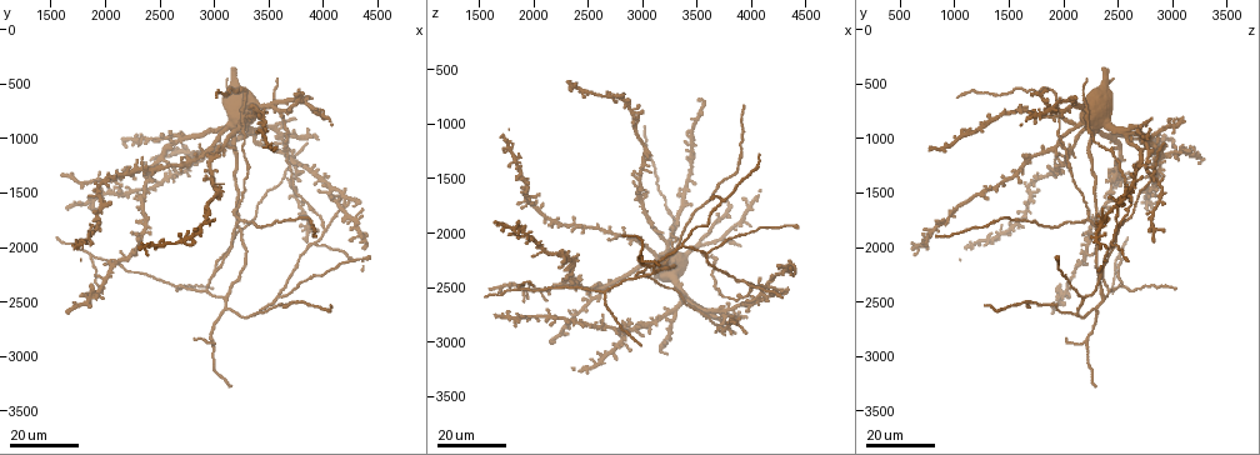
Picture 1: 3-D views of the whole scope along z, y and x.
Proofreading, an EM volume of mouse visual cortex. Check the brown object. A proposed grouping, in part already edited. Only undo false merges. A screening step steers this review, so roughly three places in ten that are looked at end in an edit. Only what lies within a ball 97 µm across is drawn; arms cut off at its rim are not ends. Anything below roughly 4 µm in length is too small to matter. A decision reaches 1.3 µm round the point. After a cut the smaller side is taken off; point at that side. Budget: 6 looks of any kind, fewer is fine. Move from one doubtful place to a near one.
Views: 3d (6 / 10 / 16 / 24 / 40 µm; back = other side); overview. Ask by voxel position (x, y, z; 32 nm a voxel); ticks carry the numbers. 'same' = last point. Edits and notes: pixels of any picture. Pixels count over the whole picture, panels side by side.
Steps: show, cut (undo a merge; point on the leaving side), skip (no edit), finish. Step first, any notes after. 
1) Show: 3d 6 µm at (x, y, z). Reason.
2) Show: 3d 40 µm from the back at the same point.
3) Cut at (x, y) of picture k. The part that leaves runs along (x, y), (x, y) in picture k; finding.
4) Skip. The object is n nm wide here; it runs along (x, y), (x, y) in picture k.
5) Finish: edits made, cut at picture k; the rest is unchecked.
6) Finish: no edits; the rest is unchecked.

Show: 3d 16 µm at (1820, 1940, 1320). Looks like a crossing.

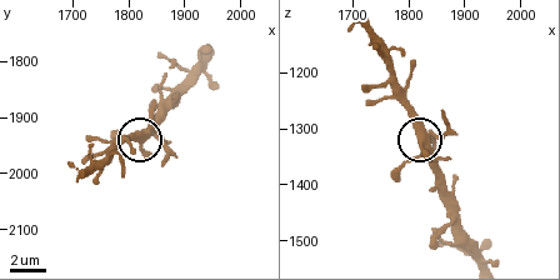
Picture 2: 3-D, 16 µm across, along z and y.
Show: 3d 6 µm at (1830, 1925, 1310). Zoom in.

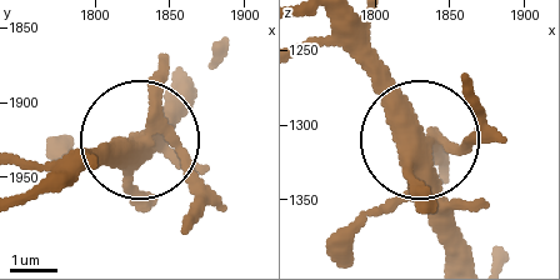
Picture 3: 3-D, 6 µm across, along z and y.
Cut at (196, 191) of picture 3. The part that leaves runs along (155, 135), (195, 183), (188, 226) in picture 3; two cells meet here.

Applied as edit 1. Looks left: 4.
Show: 3d 16 µm at (1900, 2400, 2020). Four or more arms meet.

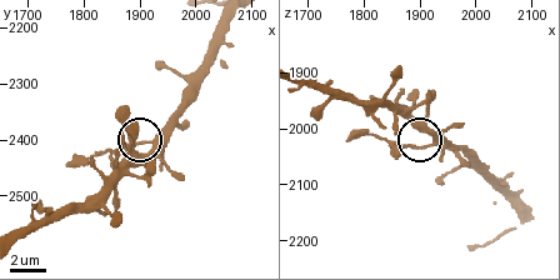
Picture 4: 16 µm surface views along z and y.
Show: 3d 10 µm at (1920, 2400, 2025).

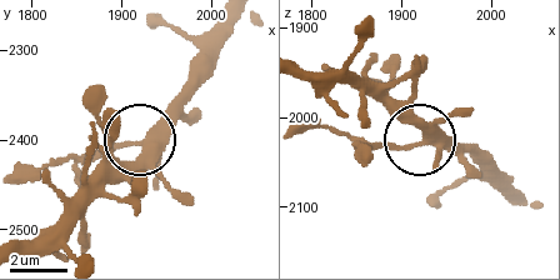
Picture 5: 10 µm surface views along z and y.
Cut at (365, 148) of picture 5. The part that leaves runs along (386, 143), (303, 128) in picture 5; two cells meet here.

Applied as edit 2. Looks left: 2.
Finish: edits made, cut at picture 3, cut at picture 5; the rest is unchecked.

